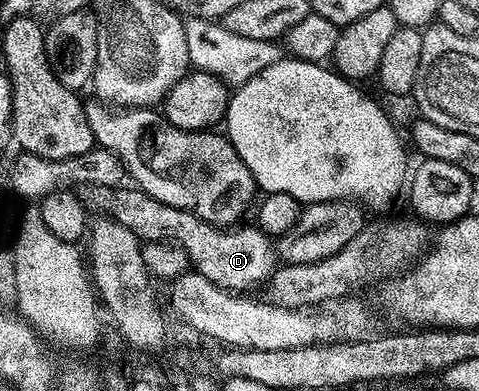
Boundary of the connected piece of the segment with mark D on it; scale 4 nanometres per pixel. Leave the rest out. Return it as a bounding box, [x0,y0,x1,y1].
[77,185,277,291]

